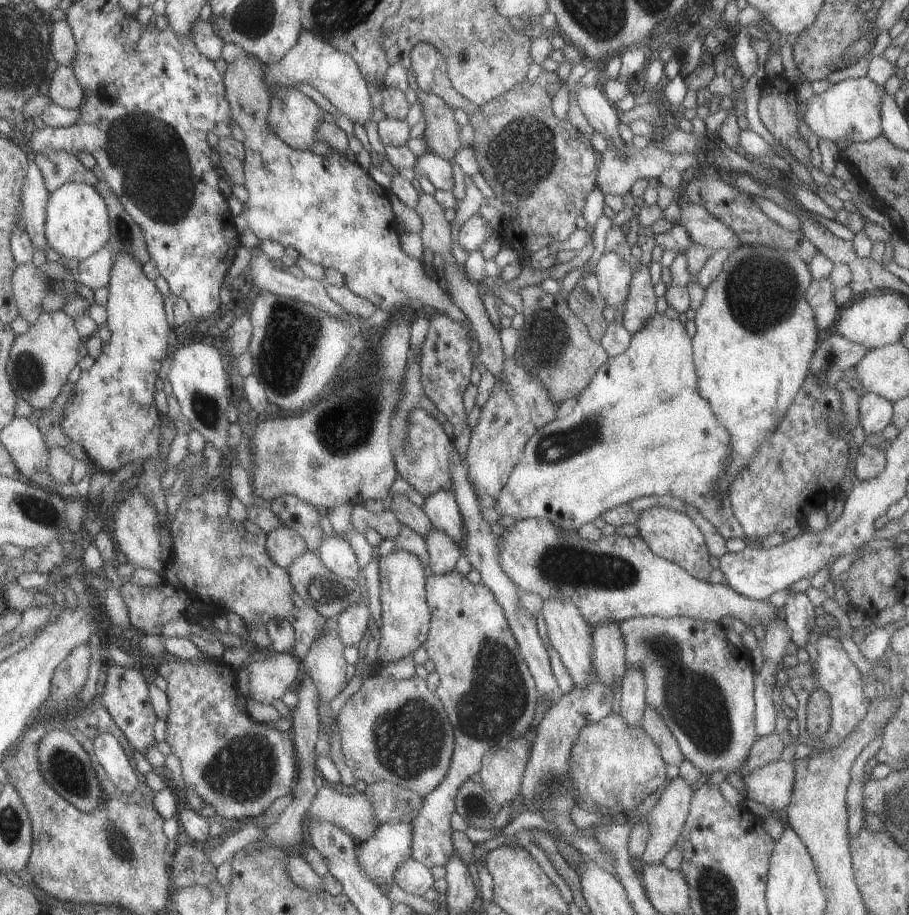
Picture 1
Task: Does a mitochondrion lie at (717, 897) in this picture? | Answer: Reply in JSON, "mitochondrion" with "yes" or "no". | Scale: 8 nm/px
{"mitochondrion":"yes"}

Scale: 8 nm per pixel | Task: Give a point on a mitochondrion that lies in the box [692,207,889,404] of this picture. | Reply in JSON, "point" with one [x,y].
{"point":[760,301]}

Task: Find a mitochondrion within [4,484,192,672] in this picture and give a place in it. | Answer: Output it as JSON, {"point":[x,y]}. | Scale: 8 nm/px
{"point":[37,510]}

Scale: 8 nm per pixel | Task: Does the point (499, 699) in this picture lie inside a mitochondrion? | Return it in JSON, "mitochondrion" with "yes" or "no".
{"mitochondrion":"yes"}

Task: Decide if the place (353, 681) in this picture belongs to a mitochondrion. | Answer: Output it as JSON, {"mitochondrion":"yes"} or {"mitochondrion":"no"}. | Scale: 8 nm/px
{"mitochondrion":"no"}

